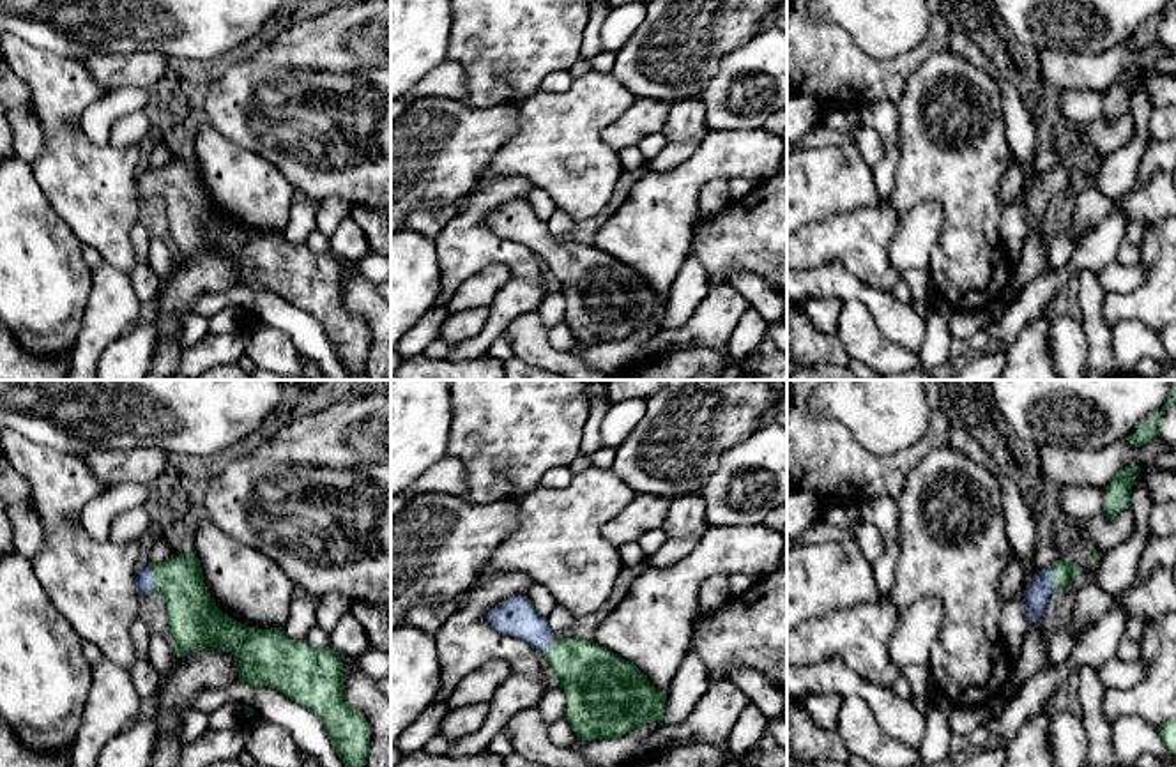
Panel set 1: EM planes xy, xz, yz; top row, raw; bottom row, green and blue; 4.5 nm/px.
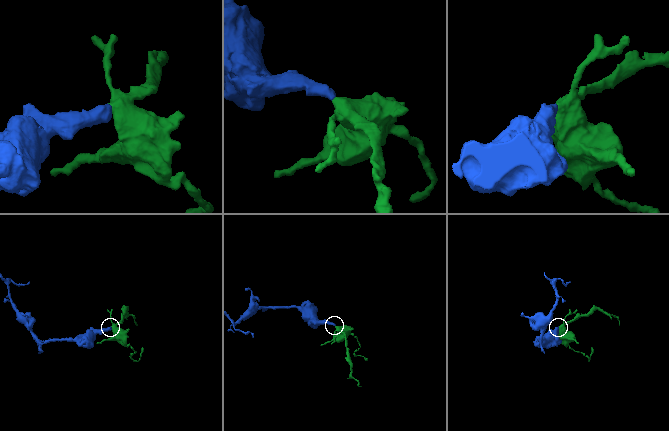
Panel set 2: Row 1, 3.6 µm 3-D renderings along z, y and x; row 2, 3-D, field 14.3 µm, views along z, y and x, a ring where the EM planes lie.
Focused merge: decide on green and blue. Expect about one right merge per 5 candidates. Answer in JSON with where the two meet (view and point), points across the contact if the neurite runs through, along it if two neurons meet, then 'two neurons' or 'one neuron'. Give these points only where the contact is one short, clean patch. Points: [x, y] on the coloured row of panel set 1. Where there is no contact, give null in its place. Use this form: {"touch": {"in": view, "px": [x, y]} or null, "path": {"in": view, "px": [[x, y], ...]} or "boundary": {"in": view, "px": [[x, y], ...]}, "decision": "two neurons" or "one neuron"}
{"touch": {"in": "xy", "px": [152, 578]}, "path": {"in": "xy", "px": [[193, 615], [152, 578], [144, 580]]}, "decision": "one neuron"}

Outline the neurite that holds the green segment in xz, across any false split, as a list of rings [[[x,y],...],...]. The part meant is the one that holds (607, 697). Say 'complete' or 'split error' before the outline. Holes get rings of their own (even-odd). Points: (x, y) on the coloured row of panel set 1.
split error; [[[513,596],[488,611],[488,624],[538,649],[566,693],[564,716],[582,740],[630,733],[644,721],[663,726],[667,691],[658,691],[630,661],[592,640],[554,638],[527,596]]]

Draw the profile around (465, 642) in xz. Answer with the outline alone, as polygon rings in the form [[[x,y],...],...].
[[[518,571],[481,576],[465,594],[463,606],[433,634],[442,689],[454,689],[492,659],[504,659],[511,673],[541,675],[543,654],[531,643],[495,631],[486,615],[504,599],[525,596],[534,581]]]

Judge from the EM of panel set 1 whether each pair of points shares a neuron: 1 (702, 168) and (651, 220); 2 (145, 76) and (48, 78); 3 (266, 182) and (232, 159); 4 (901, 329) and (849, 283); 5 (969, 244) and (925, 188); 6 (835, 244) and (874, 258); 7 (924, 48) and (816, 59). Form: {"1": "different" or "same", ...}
{"1": "same", "2": "different", "3": "same", "4": "same", "5": "same", "6": "same", "7": "same"}

